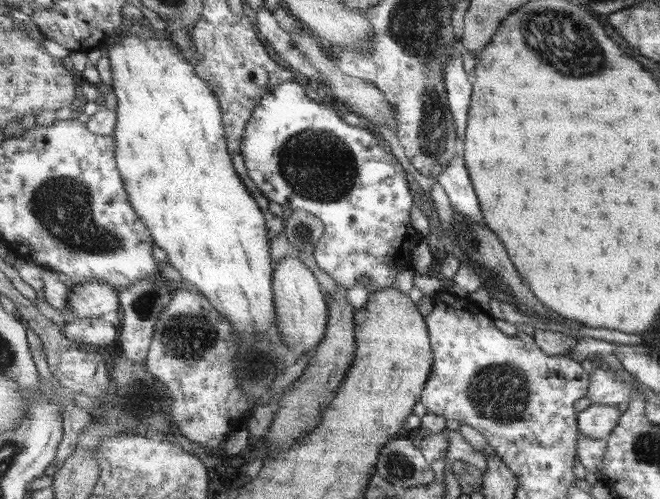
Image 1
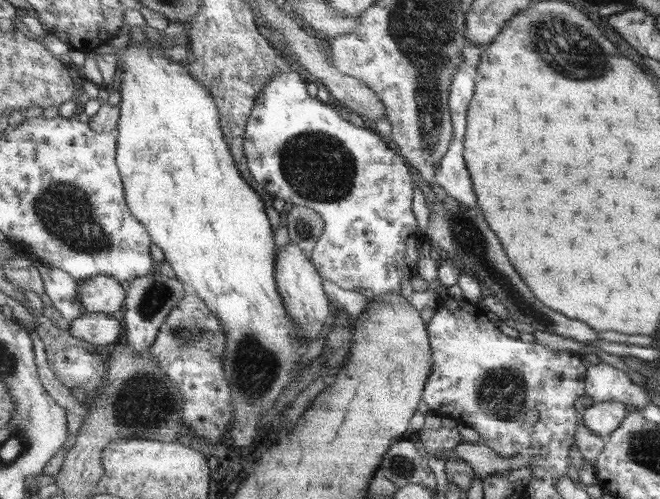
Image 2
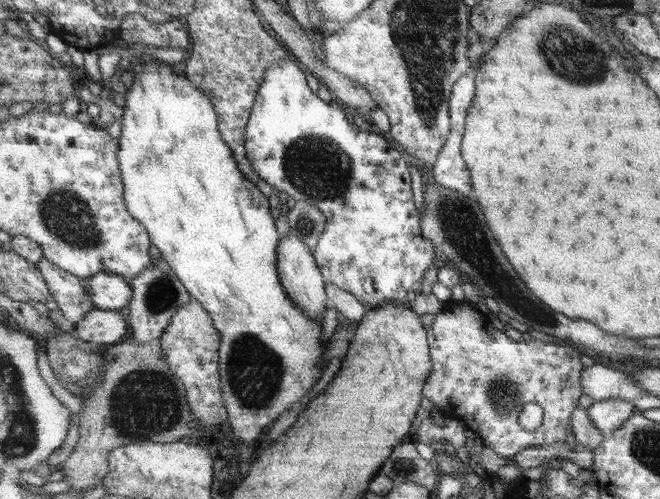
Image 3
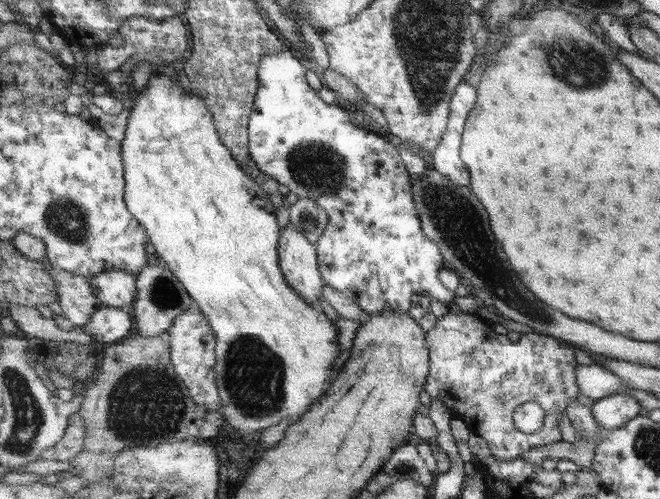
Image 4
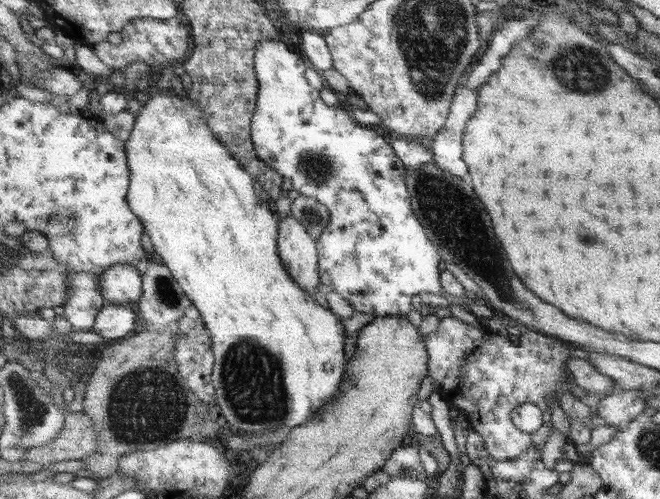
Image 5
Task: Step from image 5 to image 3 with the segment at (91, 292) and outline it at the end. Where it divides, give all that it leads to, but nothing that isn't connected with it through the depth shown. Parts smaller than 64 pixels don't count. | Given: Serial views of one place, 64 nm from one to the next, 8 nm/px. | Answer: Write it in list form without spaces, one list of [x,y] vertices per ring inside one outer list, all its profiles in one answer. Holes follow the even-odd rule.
[[[44,256],[38,262],[38,266],[49,283],[53,300],[71,322],[81,322],[84,316],[95,308],[89,293],[85,291],[88,279],[59,268]]]

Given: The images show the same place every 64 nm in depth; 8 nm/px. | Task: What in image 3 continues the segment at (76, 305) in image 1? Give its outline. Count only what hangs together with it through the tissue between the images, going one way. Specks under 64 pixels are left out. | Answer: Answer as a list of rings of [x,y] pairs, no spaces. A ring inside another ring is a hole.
[[[102,272],[89,277],[85,291],[89,293],[93,306],[103,310],[119,310],[129,307],[133,298],[131,278],[119,274]]]

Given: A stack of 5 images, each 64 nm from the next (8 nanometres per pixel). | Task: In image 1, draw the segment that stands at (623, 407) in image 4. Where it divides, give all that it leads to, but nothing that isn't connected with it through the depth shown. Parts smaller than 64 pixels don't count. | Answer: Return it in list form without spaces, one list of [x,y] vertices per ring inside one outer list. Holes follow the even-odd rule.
[[[592,403],[577,416],[579,434],[593,439],[608,439],[613,430],[619,426],[623,413],[619,410],[619,405]]]

